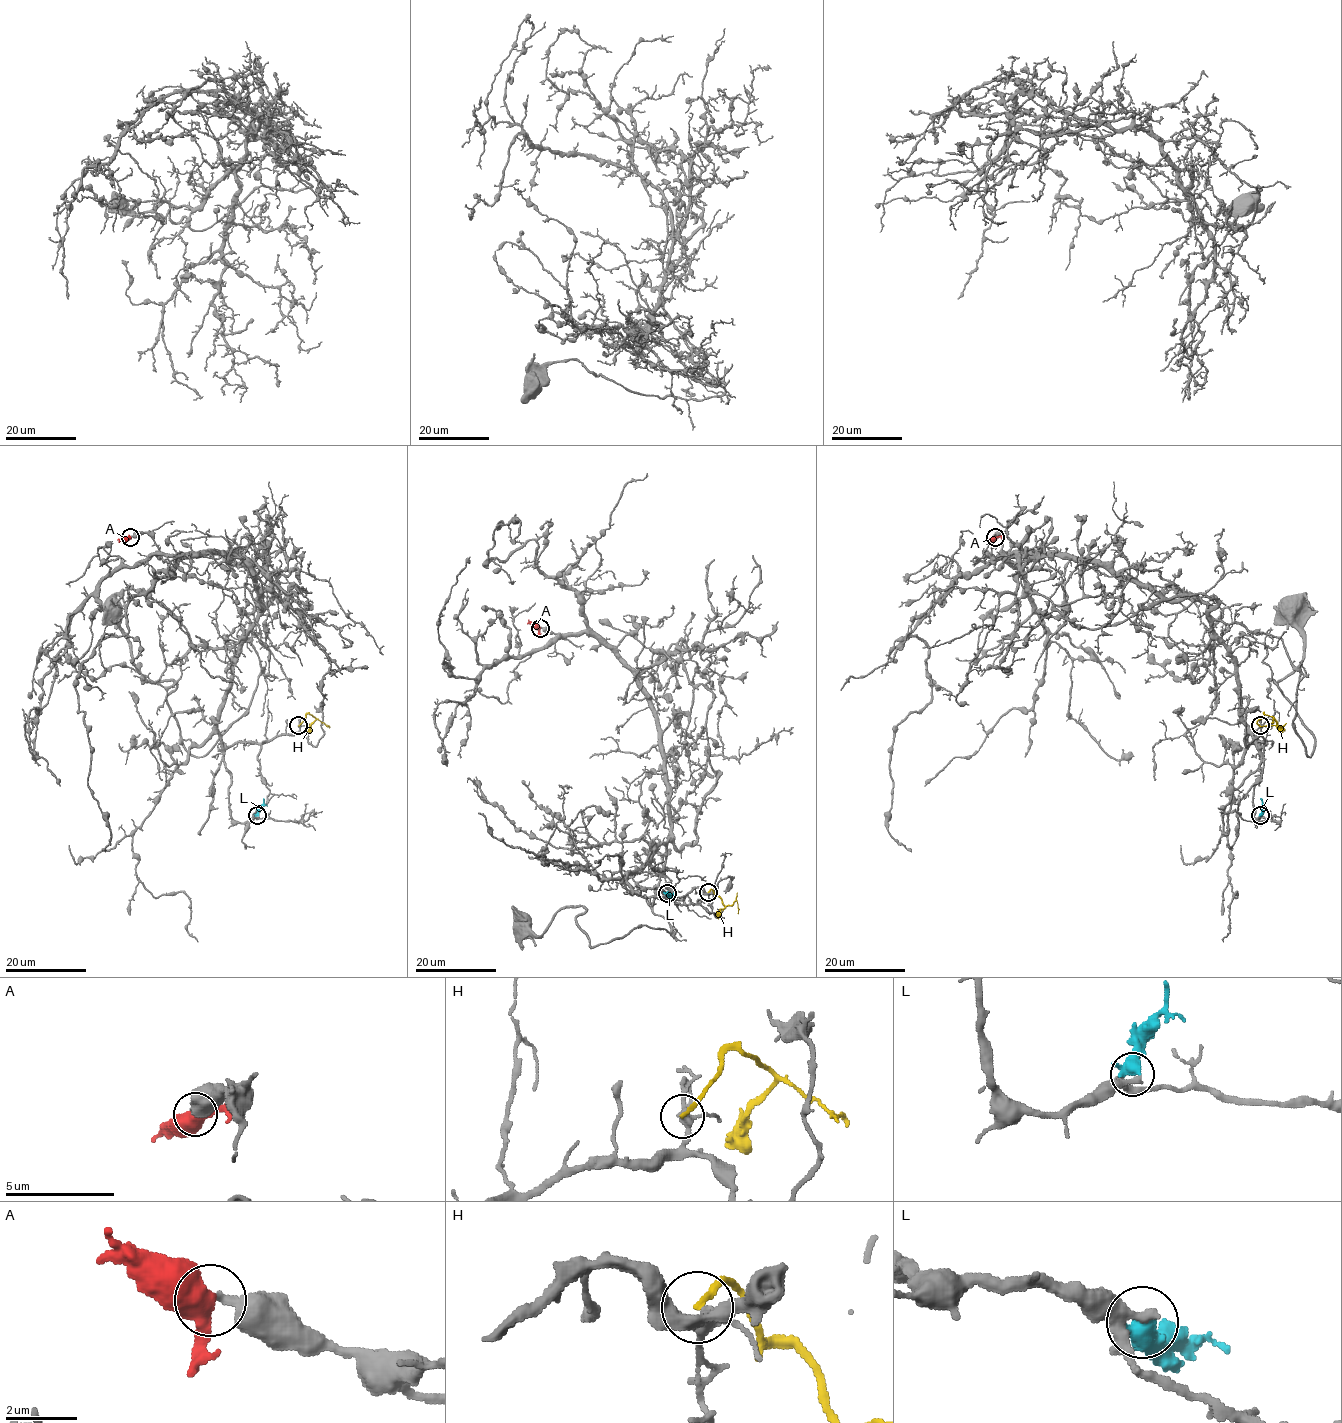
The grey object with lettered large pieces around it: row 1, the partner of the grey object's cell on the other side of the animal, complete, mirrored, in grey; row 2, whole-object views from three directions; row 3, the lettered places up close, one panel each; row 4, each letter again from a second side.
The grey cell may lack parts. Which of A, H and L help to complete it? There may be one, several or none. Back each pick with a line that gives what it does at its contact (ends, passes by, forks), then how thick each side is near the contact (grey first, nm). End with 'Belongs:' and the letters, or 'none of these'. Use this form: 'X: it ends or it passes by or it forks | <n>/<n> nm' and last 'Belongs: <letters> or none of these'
Belongs: none of these

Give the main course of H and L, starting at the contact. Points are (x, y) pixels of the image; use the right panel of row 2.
H: (1259, 725), (1257, 721), (1264, 713), (1273, 718), (1268, 724), (1281, 726)
L: (1260, 816), (1260, 798)

